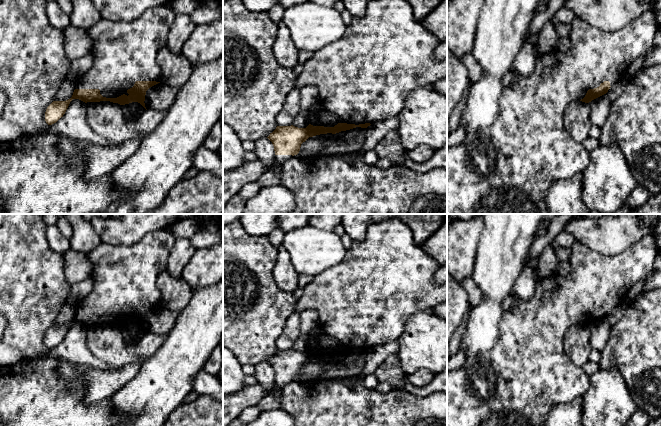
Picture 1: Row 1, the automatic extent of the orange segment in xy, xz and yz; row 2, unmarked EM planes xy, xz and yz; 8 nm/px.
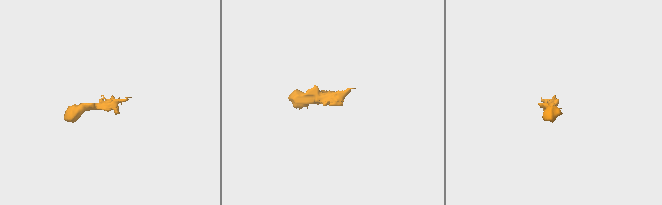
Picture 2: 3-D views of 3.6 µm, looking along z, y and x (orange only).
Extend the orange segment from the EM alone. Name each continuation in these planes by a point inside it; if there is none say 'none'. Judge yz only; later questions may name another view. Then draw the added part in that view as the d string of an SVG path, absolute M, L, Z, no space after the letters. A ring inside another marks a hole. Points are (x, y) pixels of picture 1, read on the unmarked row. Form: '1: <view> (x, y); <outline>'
1: yz (527, 372); M646 234L616 255L600 254L576 241L570 250L571 273L560 276L554 271L547 277L538 278L534 296L530 300L517 296L517 303L502 314L495 345L468 357L462 367L447 373L447 426L546 426L546 417L555 405L569 403L587 393L589 376L566 353L566 332L604 305L613 310L625 301L630 289L653 271L659 249L654 235Z

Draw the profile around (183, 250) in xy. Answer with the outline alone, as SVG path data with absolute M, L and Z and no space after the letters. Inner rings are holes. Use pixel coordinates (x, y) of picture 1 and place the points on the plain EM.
M189 238L175 239L174 246L168 258L167 270L173 278L180 278L181 273L197 249Z

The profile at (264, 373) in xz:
M266 361L255 366L254 376L257 379L257 383L267 389L272 389L275 385L274 370Z

